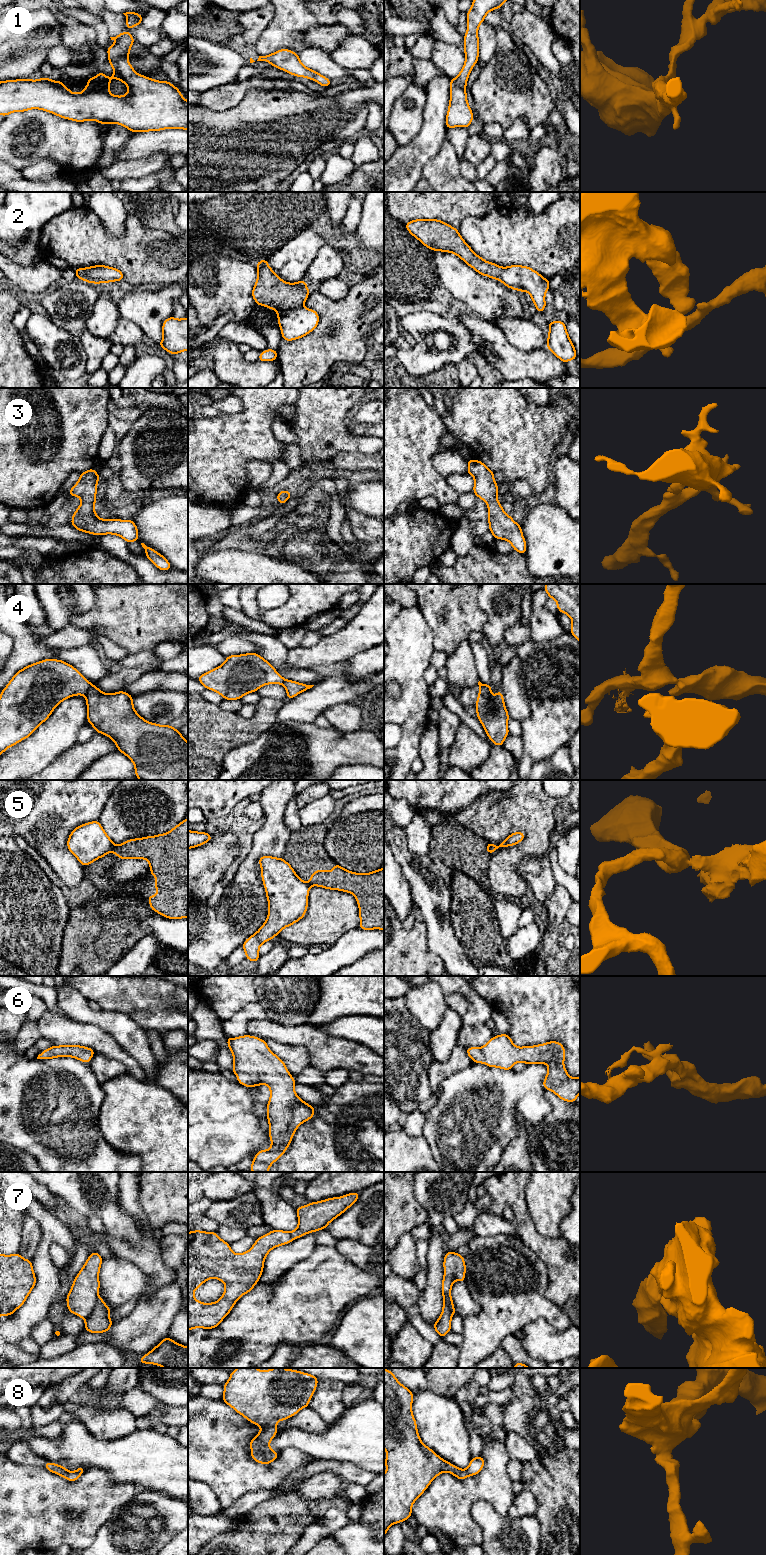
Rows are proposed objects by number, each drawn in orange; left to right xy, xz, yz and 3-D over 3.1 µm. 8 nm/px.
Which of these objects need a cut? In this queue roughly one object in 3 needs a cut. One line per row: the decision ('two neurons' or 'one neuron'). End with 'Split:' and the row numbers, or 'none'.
1: one neuron
2: two neurons
3: one neuron
4: two neurons
5: two neurons
6: one neuron
7: two neurons
8: one neuron
Split: 2, 4, 5, 7

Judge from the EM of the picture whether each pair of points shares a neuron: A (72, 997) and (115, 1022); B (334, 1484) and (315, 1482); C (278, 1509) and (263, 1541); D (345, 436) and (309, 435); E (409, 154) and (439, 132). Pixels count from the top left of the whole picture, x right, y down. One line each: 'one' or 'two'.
A: one
B: one
C: one
D: one
E: one

